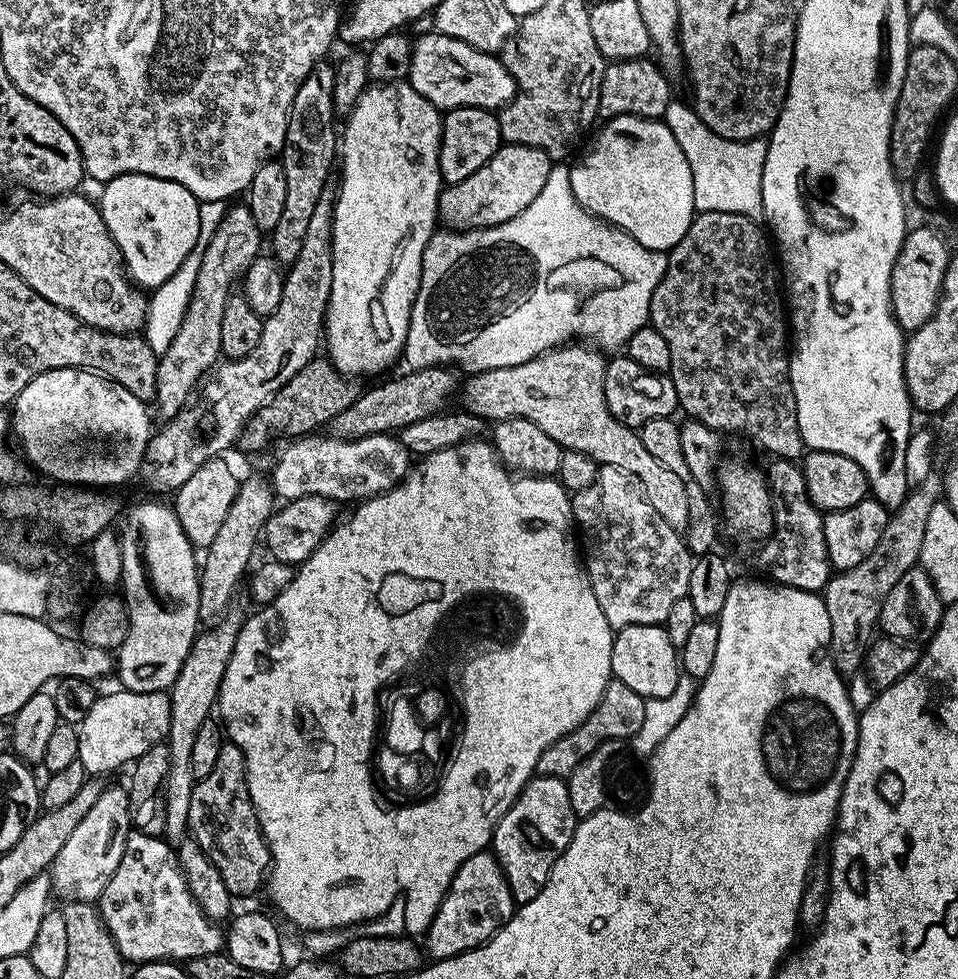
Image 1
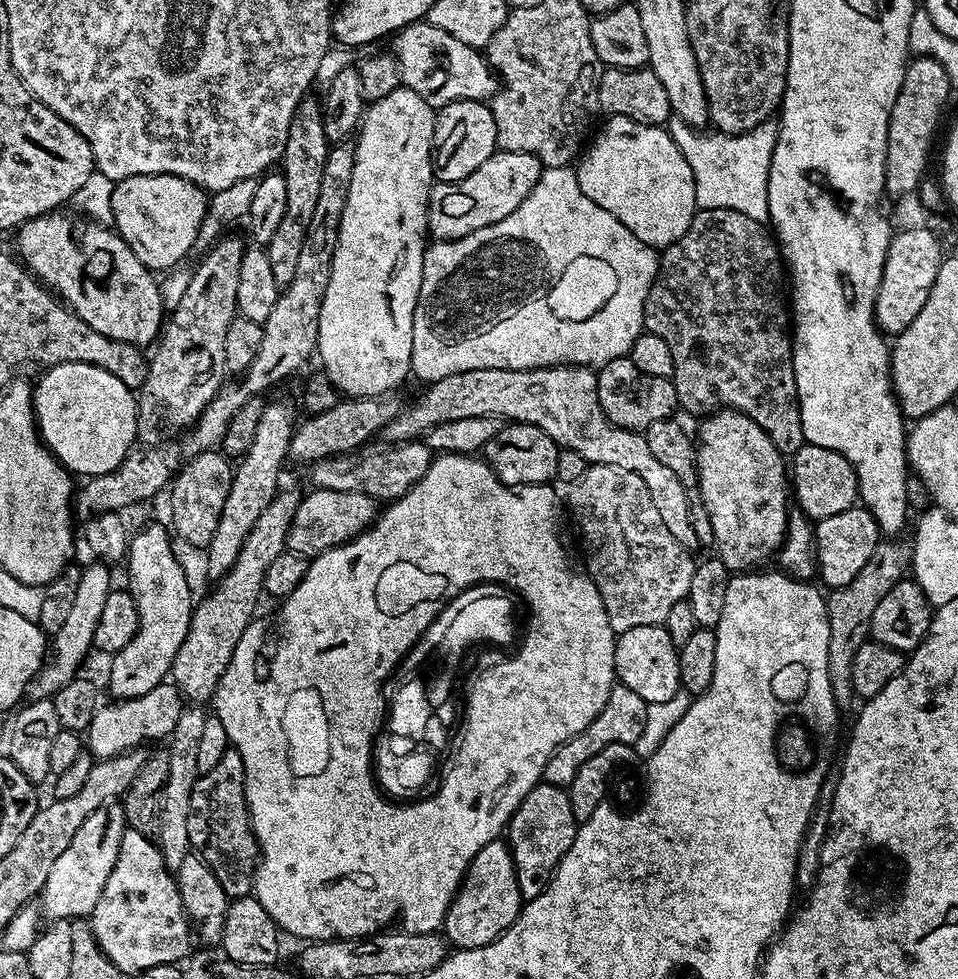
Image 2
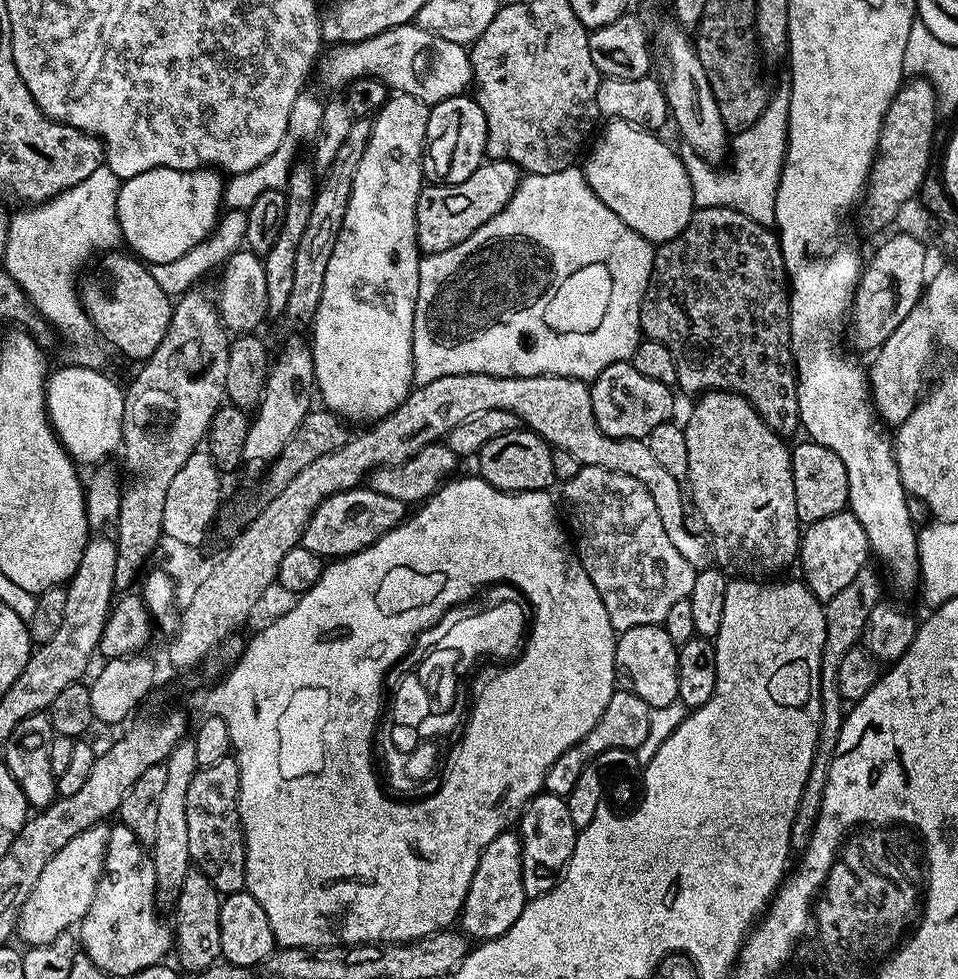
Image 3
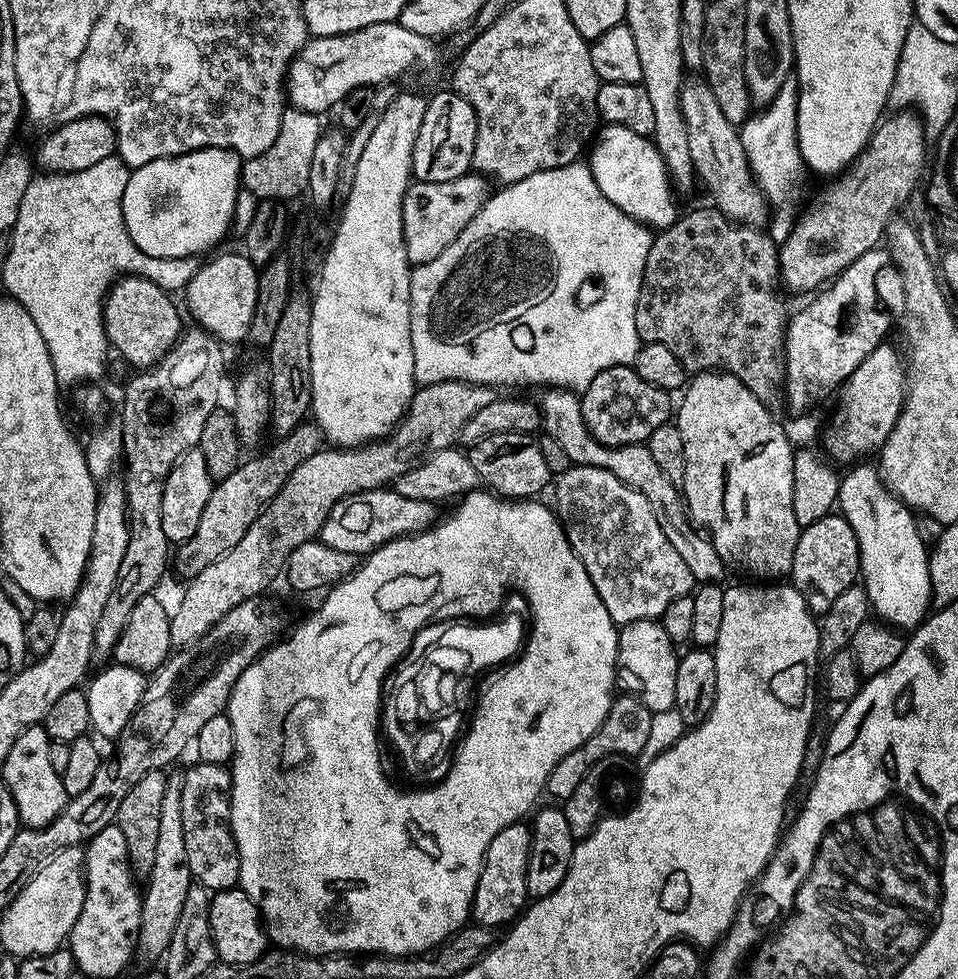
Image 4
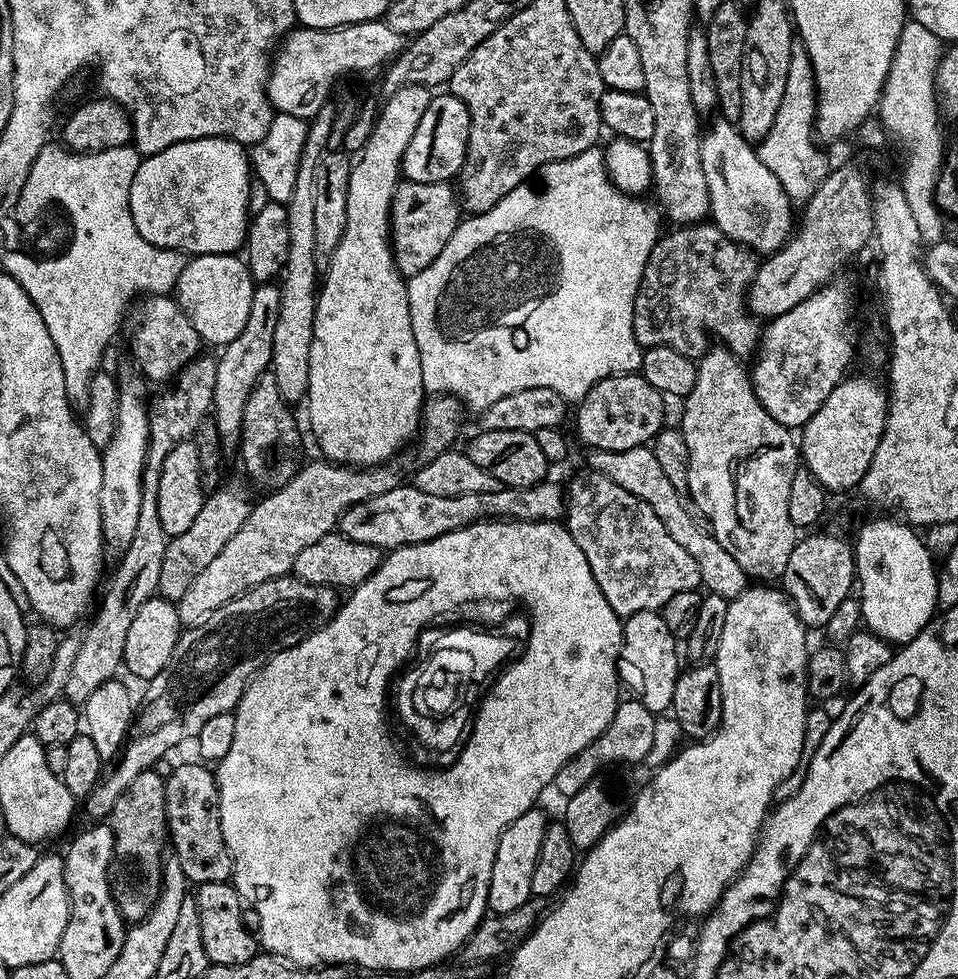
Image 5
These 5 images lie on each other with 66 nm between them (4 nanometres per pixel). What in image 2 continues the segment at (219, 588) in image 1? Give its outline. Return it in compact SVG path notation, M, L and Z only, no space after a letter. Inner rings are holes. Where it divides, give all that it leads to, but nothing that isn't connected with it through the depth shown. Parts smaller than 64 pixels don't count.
M265 403L261 407L258 430L254 430L254 442L250 442L250 450L246 450L246 454L239 457L235 465L230 494L226 494L222 518L218 518L218 530L214 530L214 538L210 538L206 549L209 581L219 580L228 573L230 566L234 566L234 562L238 562L238 554L250 530L254 530L254 524L261 517L262 510L266 510L266 506L270 506L270 502L276 497L281 487L280 471L288 460L290 442L297 423L298 415L296 416L296 408L292 404Z

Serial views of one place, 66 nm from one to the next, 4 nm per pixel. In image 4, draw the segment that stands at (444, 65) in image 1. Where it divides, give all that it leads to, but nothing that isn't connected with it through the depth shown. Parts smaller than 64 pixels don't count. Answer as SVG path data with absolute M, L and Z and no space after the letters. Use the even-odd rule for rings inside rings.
M395 20L378 22L374 26L362 26L362 30L354 30L350 34L334 34L333 36L312 36L298 55L292 59L286 77L286 100L293 108L300 108L317 114L324 114L327 108L335 109L356 88L377 86L382 83L399 81L400 76L407 74L411 68L432 68L440 60L440 52L436 49L435 39L414 34L414 30L406 30Z

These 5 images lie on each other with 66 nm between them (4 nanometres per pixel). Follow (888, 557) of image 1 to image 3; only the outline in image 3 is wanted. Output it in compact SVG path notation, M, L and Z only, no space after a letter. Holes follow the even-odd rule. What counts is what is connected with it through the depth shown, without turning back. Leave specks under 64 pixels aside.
M865 566L862 570L858 570L858 575L854 577L854 582L849 582L841 592L834 594L834 598L830 598L824 604L826 642L824 643L822 658L820 659L820 701L824 709L822 710L822 722L820 723L820 734L818 736L818 746L816 747L816 751L824 752L824 756L828 756L828 752L836 752L833 750L832 744L838 746L838 734L842 730L846 715L846 701L844 701L842 694L838 690L838 666L842 666L842 658L846 658L847 652L860 644L860 635L866 626L866 618L870 618L870 610L874 610L874 606L879 604L882 599L882 593L880 593L881 573L875 567L873 568L872 566Z

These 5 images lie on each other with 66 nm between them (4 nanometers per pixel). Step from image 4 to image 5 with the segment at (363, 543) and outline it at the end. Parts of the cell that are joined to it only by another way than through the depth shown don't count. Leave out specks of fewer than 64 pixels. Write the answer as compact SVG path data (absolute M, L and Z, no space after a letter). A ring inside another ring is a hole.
M545 478L542 483L529 488L500 487L493 492L482 494L422 494L411 483L405 482L378 498L358 502L342 514L338 525L339 535L354 542L364 542L381 550L405 548L411 544L430 542L442 534L450 534L489 518L493 520L550 520L559 521L565 515L565 489Z

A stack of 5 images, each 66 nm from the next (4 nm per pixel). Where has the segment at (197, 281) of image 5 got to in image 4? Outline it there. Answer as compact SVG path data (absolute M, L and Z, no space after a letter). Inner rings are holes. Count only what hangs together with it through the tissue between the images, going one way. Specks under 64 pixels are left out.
M242 252L220 254L197 267L184 291L186 306L199 327L206 329L222 344L245 341L249 332L256 298L259 269Z

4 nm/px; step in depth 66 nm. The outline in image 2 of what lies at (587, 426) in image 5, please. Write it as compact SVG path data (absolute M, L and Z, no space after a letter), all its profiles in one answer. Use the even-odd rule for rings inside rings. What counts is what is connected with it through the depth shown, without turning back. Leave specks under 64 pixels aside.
M627 356L614 358L614 362L606 362L596 372L596 381L598 382L598 402L602 404L606 418L619 428L643 433L644 429L650 426L650 422L667 420L675 413L672 411L677 411L676 391L672 381L666 378L654 378L650 374L642 374L642 370L638 370L638 366L634 366L634 362Z

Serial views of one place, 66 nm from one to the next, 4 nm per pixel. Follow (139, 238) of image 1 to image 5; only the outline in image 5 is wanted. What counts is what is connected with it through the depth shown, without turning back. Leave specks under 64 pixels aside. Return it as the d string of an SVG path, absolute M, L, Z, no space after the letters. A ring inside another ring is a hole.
M194 138L166 146L153 156L141 159L128 191L130 214L138 234L146 242L159 248L174 248L193 257L200 255L226 255L235 253L236 247L245 243L250 223L248 210L248 185L250 183L249 153L245 145L214 138Z

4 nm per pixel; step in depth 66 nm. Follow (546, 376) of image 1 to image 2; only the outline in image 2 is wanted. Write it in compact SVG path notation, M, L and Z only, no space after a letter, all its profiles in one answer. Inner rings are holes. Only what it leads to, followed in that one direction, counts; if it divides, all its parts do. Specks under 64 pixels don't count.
M556 364L552 368L531 368L530 370L466 370L462 374L450 374L441 380L433 380L428 388L412 405L405 407L392 421L384 427L383 439L388 439L389 445L395 446L405 442L416 442L427 437L434 426L442 426L442 422L455 422L458 418L482 418L493 416L501 422L515 422L538 426L538 430L546 430L550 438L559 444L561 448L569 448L582 458L586 458L589 465L601 464L602 466L622 466L622 470L634 470L642 482L650 490L650 498L654 498L654 507L666 525L666 530L674 534L674 538L689 550L696 550L700 544L700 536L692 525L692 508L688 505L690 490L682 486L682 478L662 466L658 458L646 446L646 438L639 432L631 432L625 428L614 426L602 410L602 404L598 402L598 382L596 372L590 368L582 368L579 364Z

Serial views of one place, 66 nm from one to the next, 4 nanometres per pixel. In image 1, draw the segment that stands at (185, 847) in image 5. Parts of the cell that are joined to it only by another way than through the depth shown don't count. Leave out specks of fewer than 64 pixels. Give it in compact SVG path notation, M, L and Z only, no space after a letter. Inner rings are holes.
M224 742L220 745L218 762L206 778L197 780L190 794L190 814L188 832L191 839L198 842L202 854L222 874L226 890L233 898L248 896L265 883L270 871L271 856L268 843L260 833L260 823L256 817L256 807L248 793L248 781L244 770L244 753L237 744Z

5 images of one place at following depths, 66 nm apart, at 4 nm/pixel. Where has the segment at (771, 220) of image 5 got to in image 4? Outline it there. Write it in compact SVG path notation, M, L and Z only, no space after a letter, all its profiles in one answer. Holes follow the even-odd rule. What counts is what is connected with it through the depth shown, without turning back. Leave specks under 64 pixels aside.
M703 78L685 79L680 88L680 105L682 106L682 118L686 118L686 134L690 134L690 158L694 162L694 170L701 181L708 183L708 192L713 196L715 207L727 216L735 220L737 224L750 224L753 226L763 225L763 220L770 213L769 205L764 199L764 194L752 177L752 167L748 165L746 150L740 141L740 133L737 125L726 122L722 109L714 98L714 90L710 90L708 81Z

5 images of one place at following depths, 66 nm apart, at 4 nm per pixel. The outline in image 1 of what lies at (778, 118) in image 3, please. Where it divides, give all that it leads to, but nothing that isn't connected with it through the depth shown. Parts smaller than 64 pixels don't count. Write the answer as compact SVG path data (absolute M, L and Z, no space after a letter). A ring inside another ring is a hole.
M674 98L663 114L664 125L674 134L686 162L690 162L690 174L694 174L694 206L697 213L729 212L742 214L759 221L764 214L762 206L762 170L766 166L767 139L727 140L710 130L696 116L695 108Z

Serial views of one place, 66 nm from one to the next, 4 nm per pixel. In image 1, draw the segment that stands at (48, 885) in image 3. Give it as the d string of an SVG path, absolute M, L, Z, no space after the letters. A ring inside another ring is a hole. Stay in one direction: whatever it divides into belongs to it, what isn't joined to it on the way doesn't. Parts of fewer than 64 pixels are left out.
M107 788L101 791L98 802L90 806L90 811L74 826L74 830L66 838L62 850L53 858L50 865L51 887L58 897L65 896L63 899L68 902L96 902L99 901L102 890L106 890L106 882L118 870L118 862L122 862L122 854L126 846L126 838L134 821L128 807L128 788Z

